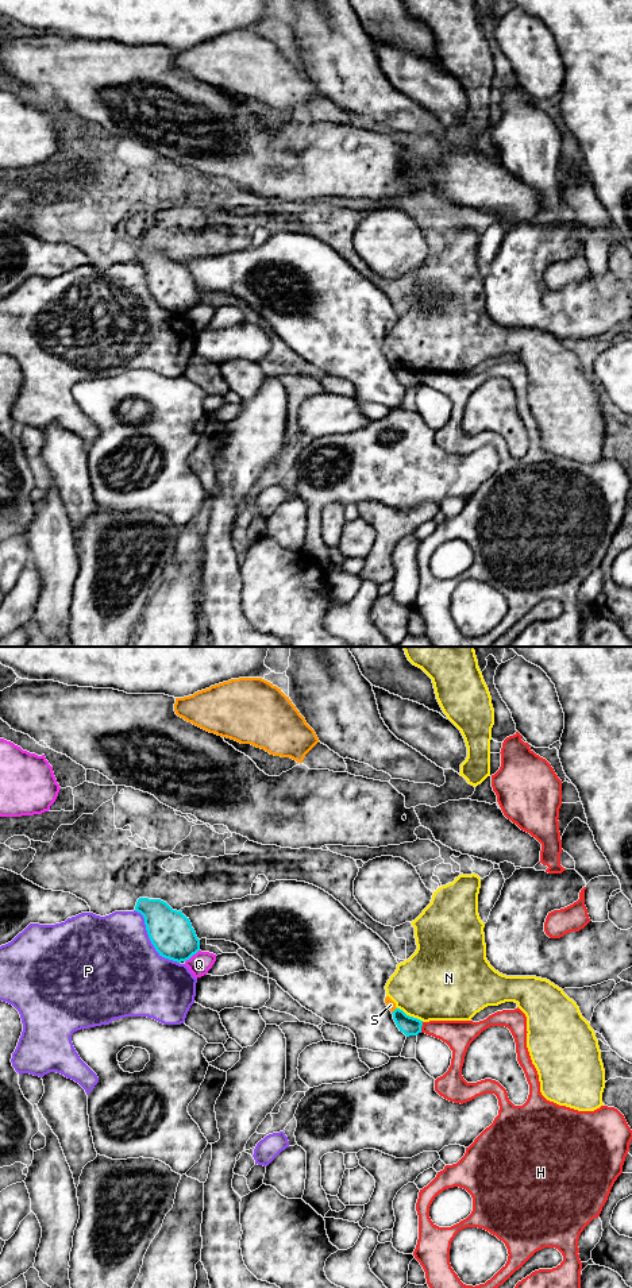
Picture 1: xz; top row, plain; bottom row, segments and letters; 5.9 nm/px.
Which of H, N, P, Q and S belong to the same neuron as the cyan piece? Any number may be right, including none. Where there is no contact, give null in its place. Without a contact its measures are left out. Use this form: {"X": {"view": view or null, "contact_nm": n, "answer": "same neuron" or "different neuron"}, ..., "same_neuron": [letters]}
{"H": {"view": "xz", "contact_nm": 70, "answer": "different neuron"}, "N": {"view": "xz", "contact_nm": 180, "answer": "different neuron"}, "P": {"view": "xz", "contact_nm": 420, "answer": "different neuron"}, "Q": {"view": "xz", "contact_nm": 120, "answer": "different neuron"}, "S": {"view": "xz", "contact_nm": 50, "answer": "different neuron"}, "same_neuron": []}

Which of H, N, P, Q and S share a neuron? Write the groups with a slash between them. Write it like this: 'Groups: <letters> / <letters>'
Groups: H / N / P / Q / S

